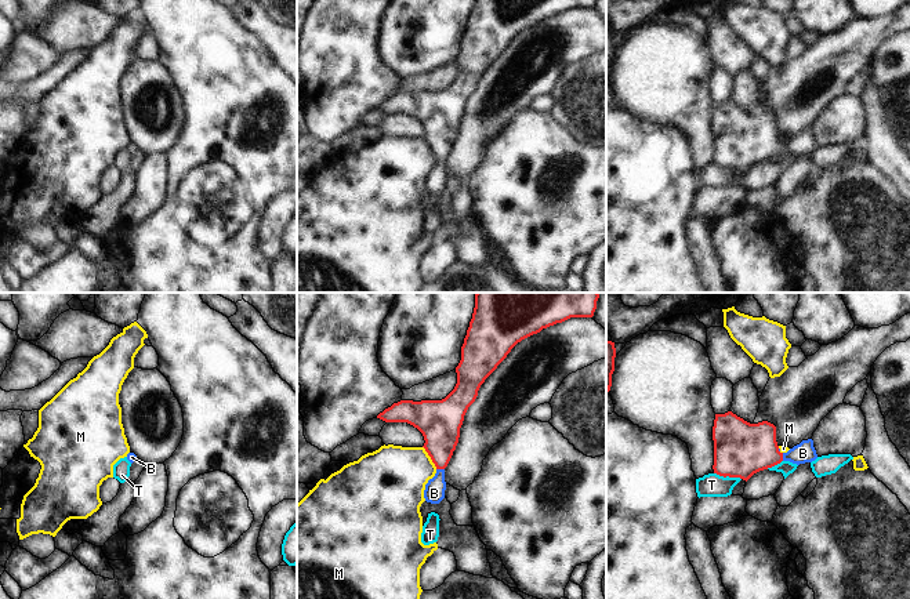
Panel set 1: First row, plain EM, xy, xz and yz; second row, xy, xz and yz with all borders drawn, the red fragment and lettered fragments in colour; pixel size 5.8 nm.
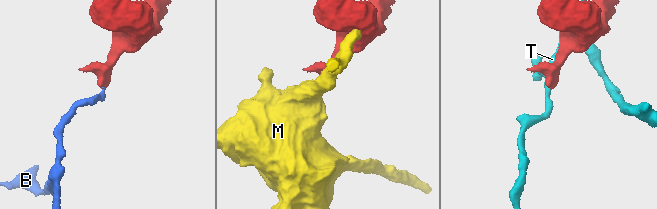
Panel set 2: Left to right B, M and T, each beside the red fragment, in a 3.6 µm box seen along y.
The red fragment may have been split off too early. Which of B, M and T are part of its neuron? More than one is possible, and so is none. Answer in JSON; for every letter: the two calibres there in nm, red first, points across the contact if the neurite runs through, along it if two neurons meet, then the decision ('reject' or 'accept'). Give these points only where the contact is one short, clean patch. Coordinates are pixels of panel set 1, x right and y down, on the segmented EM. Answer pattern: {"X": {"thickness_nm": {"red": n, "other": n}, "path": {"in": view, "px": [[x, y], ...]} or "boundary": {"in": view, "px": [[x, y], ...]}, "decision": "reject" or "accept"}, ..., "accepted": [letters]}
{"B": {"thickness_nm": {"red": 220, "other": 120}, "path": {"in": "xz", "px": [[439, 425], [441, 468], [434, 493]]}, "decision": "accept"}, "M": {"thickness_nm": {"red": 260, "other": 380}, "boundary": {"in": "xz", "px": [[423, 446], [437, 468]]}, "decision": "reject"}, "T": {"thickness_nm": {"red": 320, "other": 140}, "decision": "reject"}, "accepted": ["B"]}

